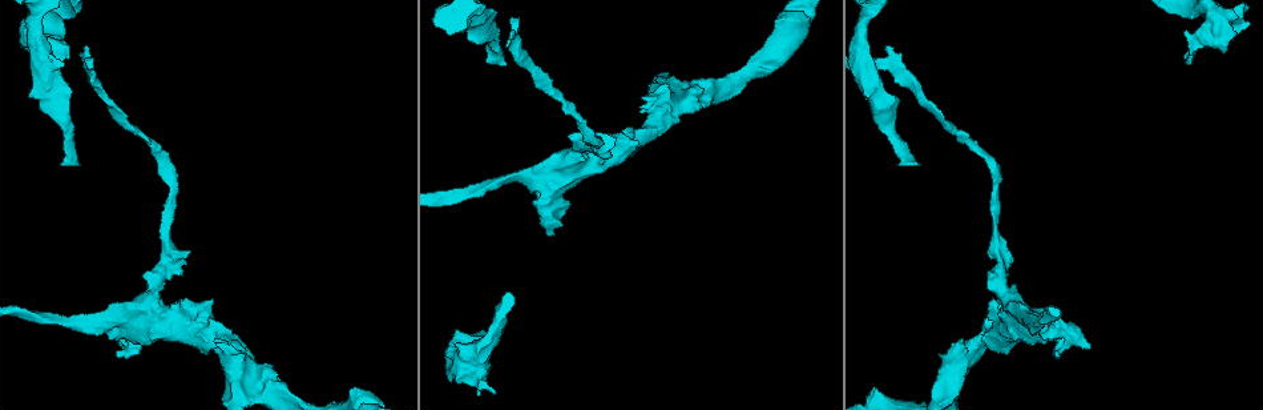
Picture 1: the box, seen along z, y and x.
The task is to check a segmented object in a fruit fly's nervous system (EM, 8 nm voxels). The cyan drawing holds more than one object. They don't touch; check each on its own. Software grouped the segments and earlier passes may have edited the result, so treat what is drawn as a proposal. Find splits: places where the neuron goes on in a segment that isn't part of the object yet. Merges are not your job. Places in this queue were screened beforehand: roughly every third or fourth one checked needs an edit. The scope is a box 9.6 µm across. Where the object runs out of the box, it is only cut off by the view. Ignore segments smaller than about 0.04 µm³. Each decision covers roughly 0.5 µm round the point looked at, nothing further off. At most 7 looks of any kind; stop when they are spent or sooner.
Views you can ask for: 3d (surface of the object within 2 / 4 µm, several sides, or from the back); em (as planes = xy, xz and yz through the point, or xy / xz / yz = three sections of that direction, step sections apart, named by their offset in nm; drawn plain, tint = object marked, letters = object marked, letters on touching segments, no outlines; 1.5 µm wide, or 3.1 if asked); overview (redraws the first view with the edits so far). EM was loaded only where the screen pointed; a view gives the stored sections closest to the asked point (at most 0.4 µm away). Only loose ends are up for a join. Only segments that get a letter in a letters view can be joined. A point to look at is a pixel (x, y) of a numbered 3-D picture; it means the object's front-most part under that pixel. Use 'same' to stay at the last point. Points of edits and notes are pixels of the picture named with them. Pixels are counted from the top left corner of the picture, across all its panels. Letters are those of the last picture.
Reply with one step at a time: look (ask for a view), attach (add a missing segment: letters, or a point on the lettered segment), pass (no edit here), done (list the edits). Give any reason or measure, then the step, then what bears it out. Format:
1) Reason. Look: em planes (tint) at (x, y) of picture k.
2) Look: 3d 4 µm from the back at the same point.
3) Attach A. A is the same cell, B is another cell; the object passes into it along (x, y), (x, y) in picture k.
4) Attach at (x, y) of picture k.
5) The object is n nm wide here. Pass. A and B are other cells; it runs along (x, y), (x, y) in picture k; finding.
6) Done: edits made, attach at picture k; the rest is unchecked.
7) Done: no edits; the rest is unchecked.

Stops while still wide. Look: em planes (letters) at (263, 364) of picture 1.

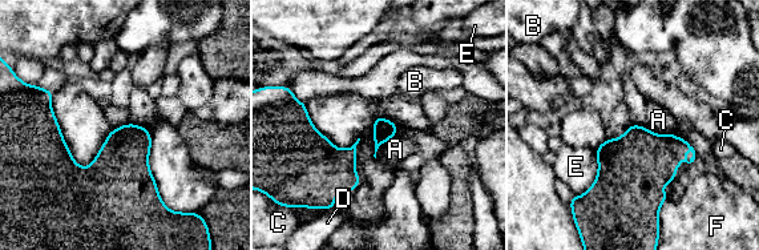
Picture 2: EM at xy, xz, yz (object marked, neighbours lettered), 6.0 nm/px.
The longest contact is with E, 320 nm. Pass. A, B, C, D, E and F are other cells; a border runs along (645, 125), (655, 133), (674, 133) in picture 2; none of them fits.

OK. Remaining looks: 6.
End of a long branch. Look: em planes (letters) at (61, 164) of picture 1.

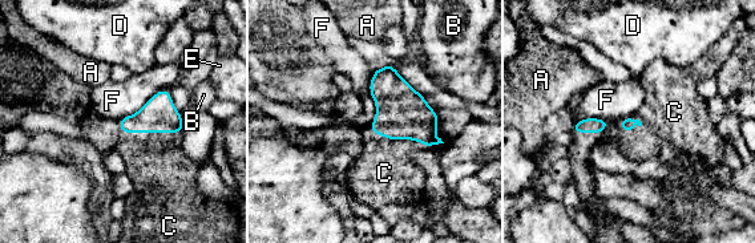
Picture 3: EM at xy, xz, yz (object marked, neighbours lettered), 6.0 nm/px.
Attach C. C is the same cell, A, B, D, E and F are other cells; the neuron continues.

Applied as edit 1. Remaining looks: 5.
Done: edits made, attach at picture 3; the rest is unchecked.

